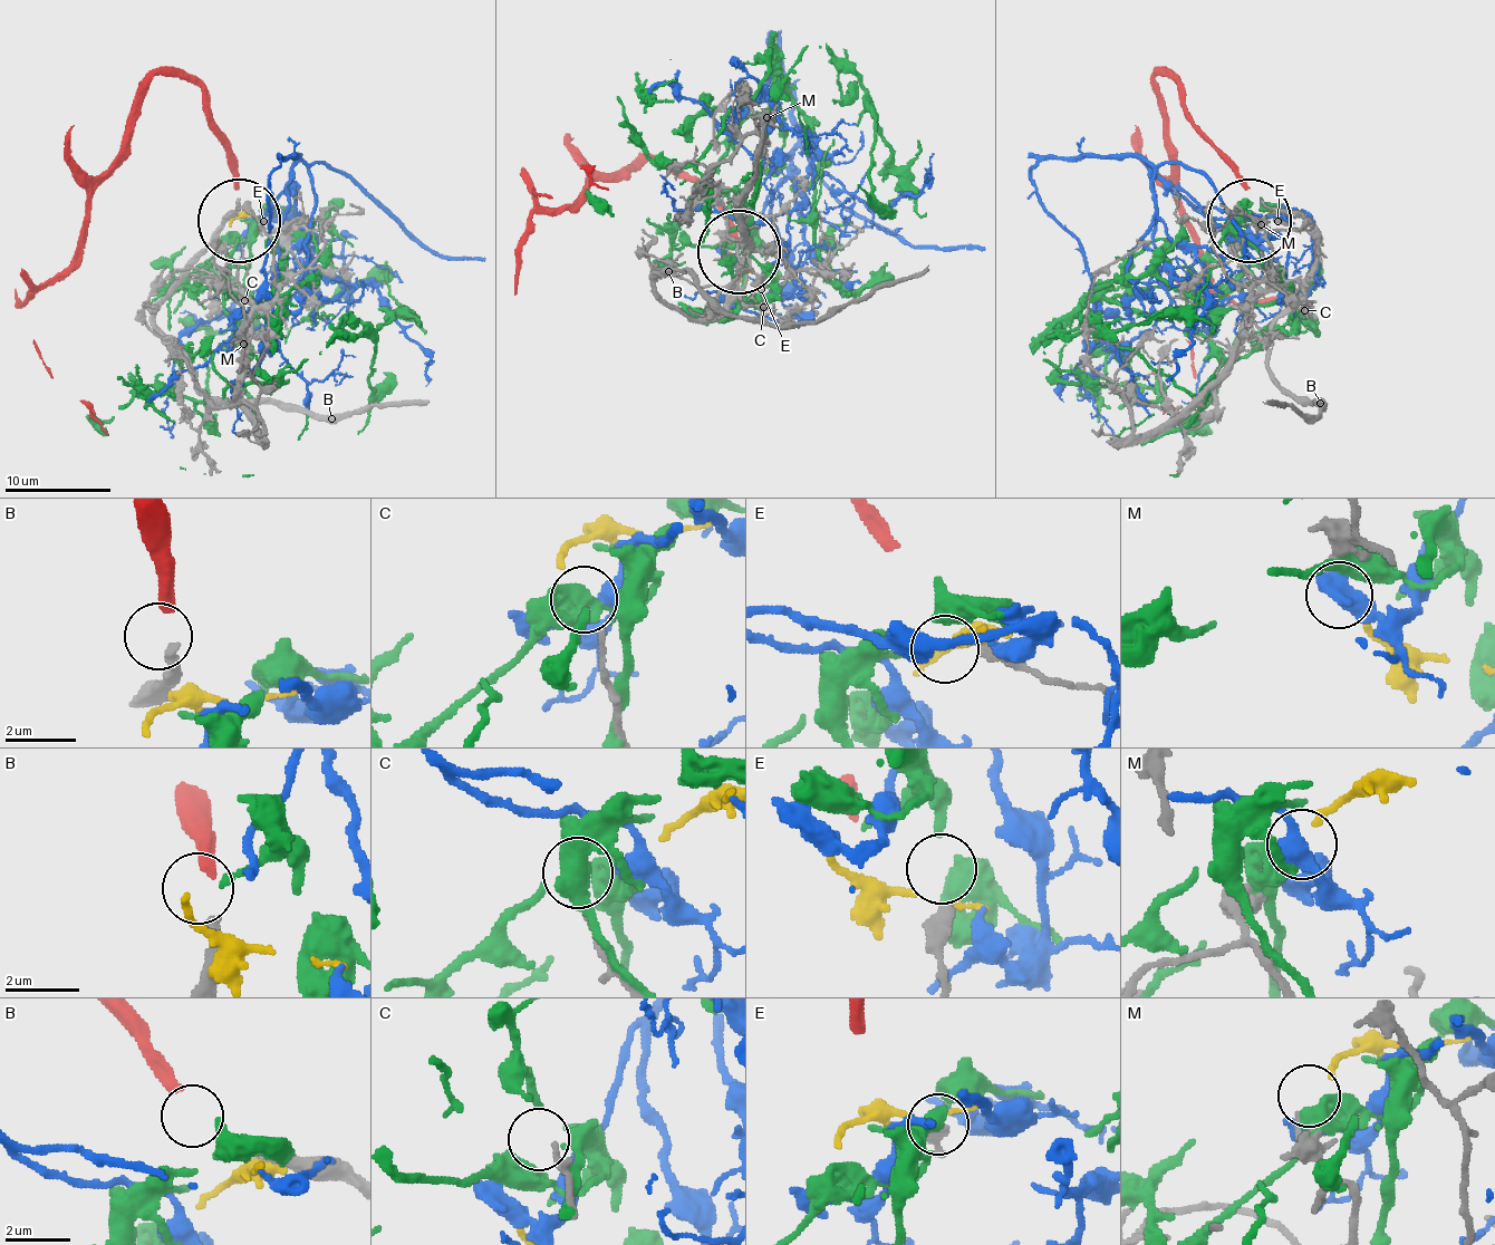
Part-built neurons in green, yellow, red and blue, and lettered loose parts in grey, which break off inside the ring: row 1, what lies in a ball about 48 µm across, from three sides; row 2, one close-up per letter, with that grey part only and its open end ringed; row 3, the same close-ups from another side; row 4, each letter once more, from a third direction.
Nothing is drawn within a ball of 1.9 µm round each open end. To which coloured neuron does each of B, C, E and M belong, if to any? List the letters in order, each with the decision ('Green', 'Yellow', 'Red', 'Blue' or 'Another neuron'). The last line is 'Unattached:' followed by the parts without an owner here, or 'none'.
B: Red
C: Another neuron
E: Green
M: Yellow
Unattached: C

